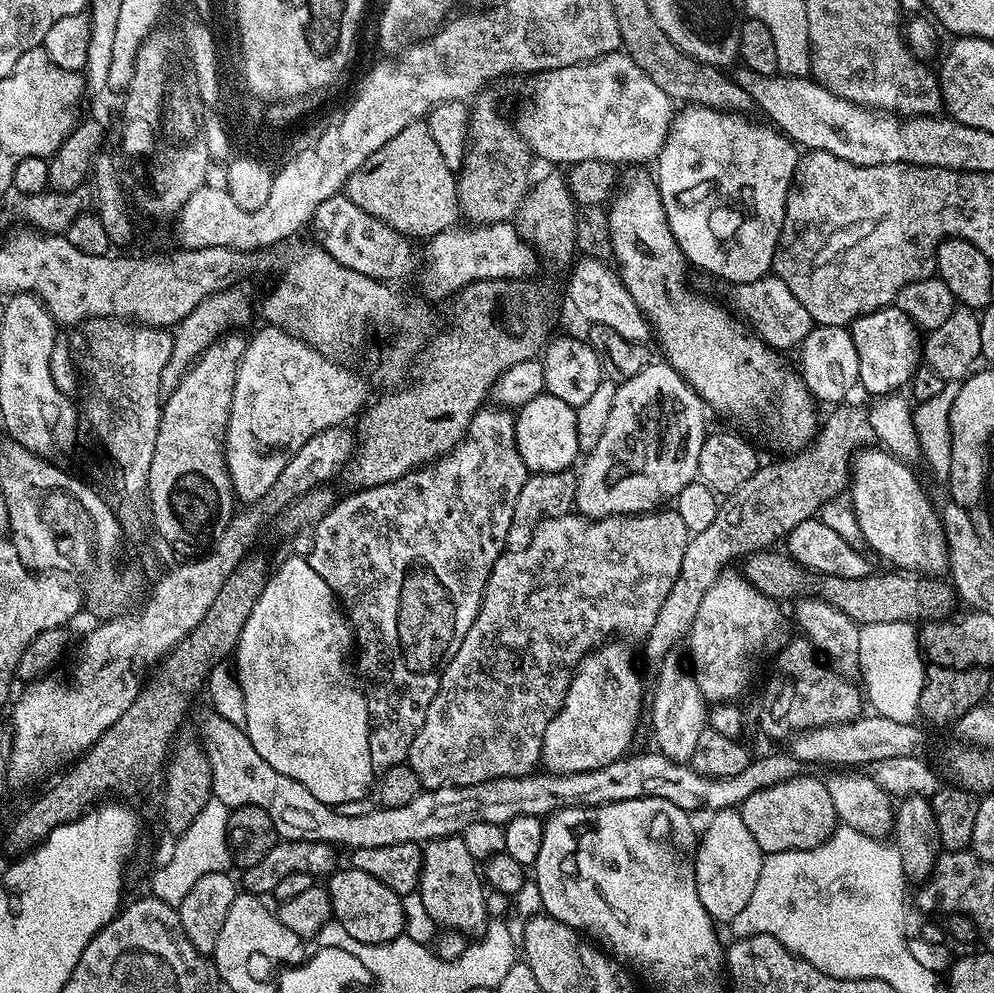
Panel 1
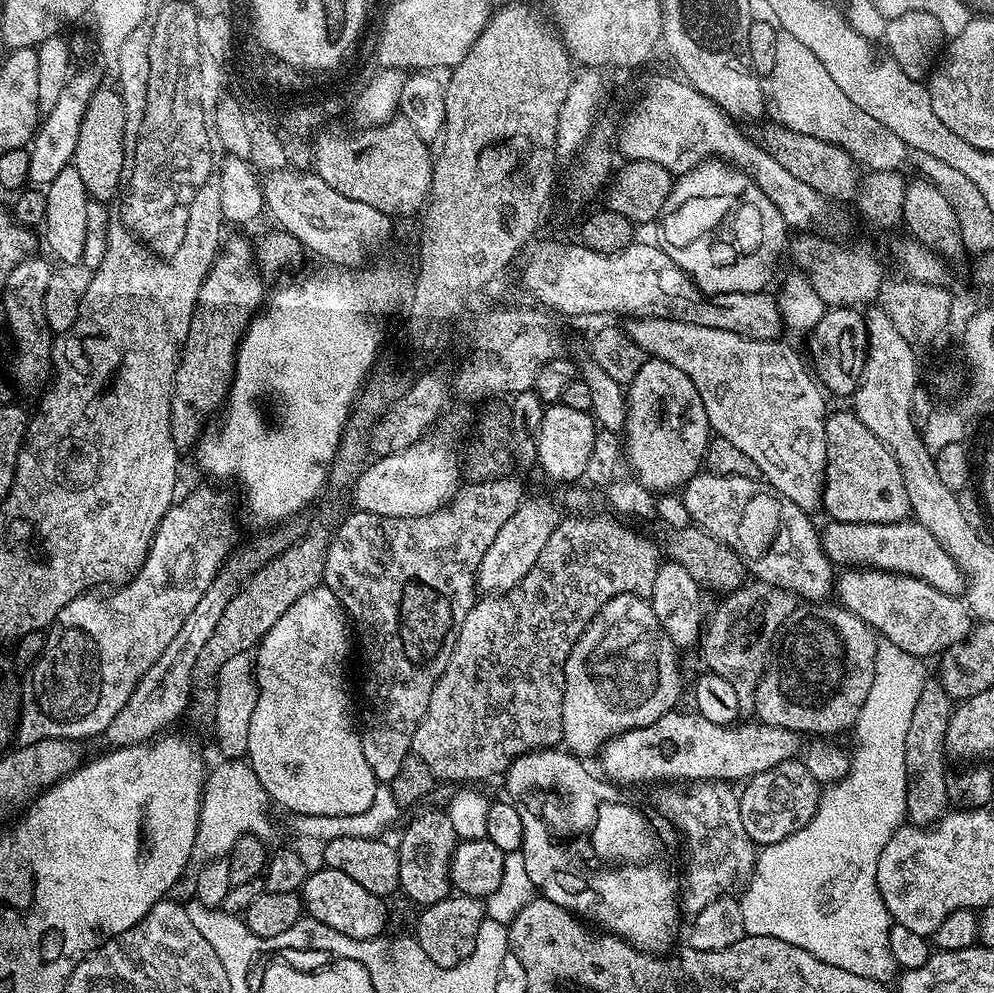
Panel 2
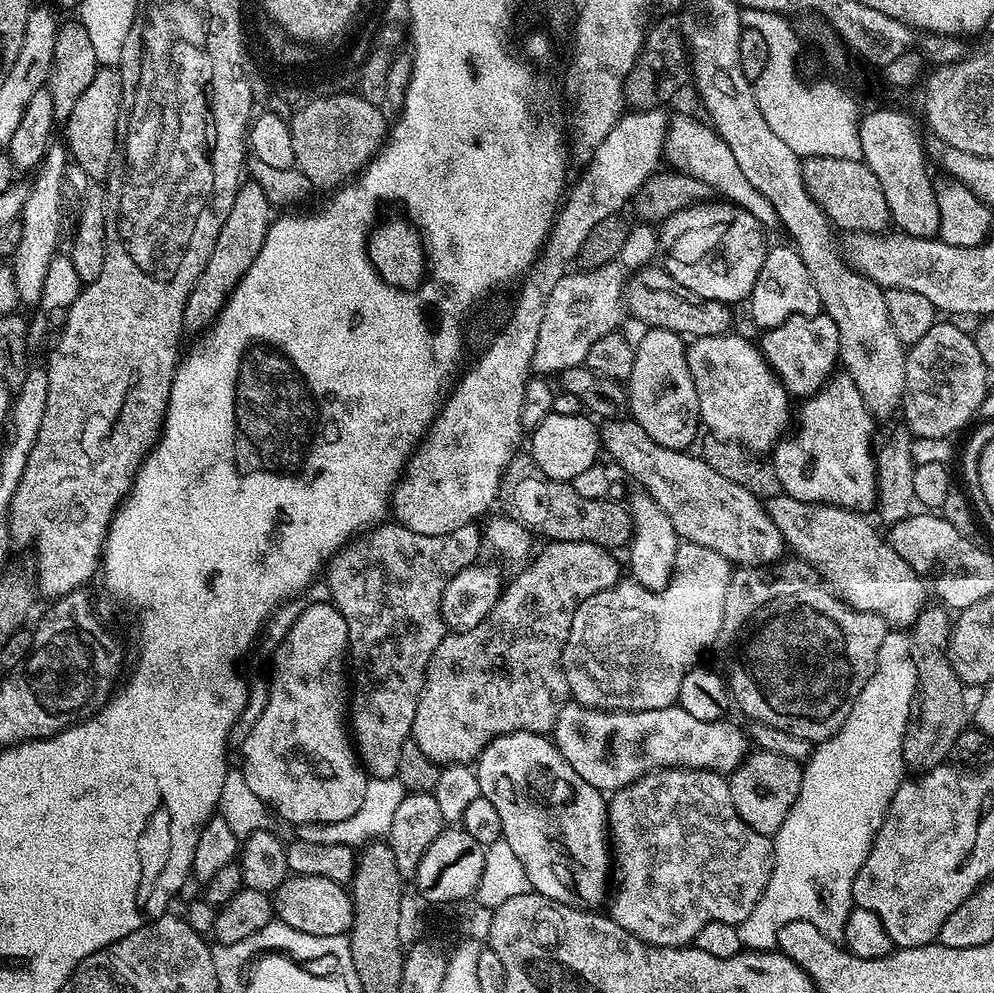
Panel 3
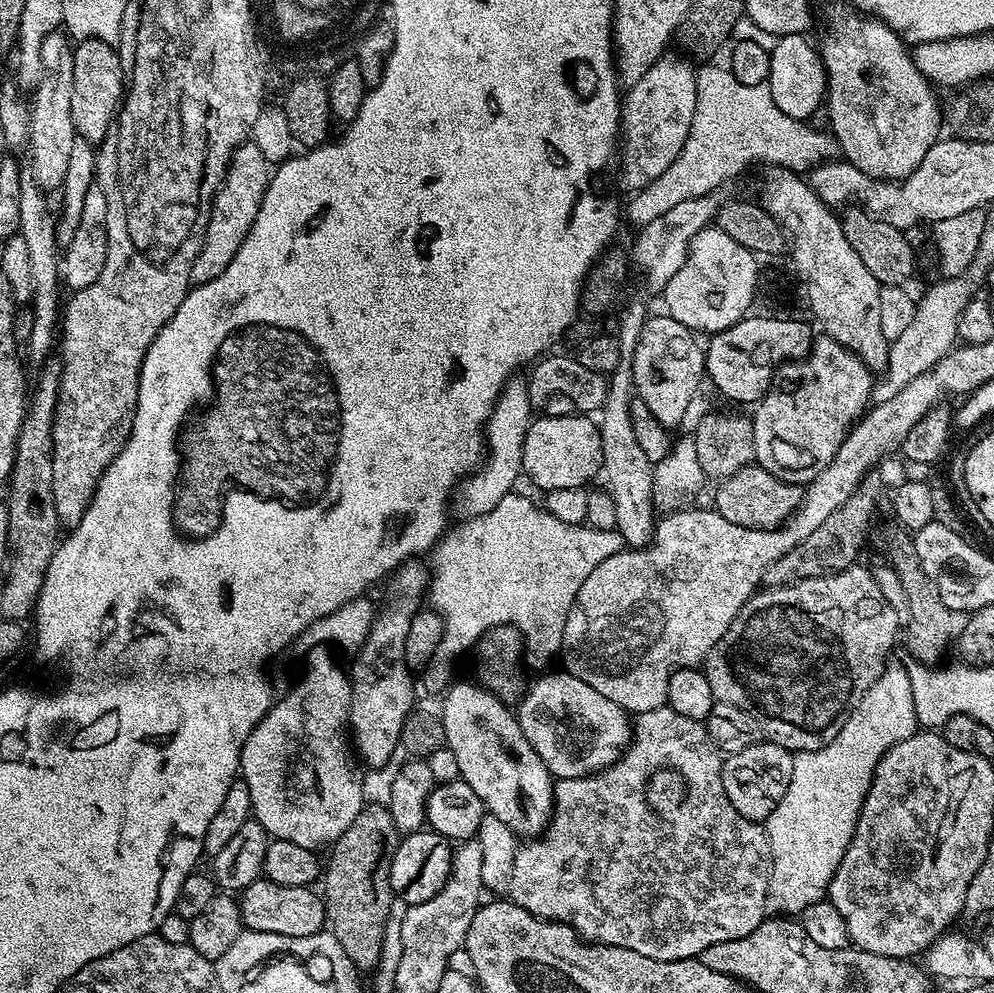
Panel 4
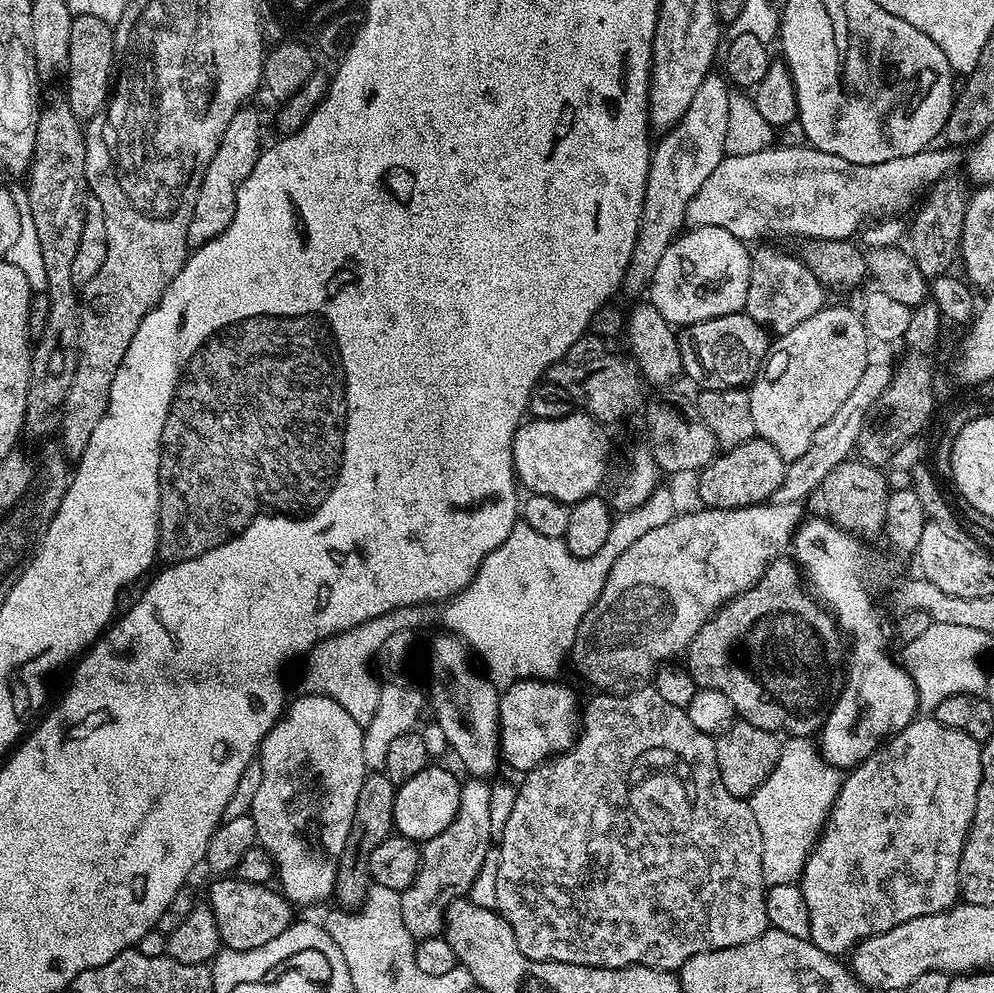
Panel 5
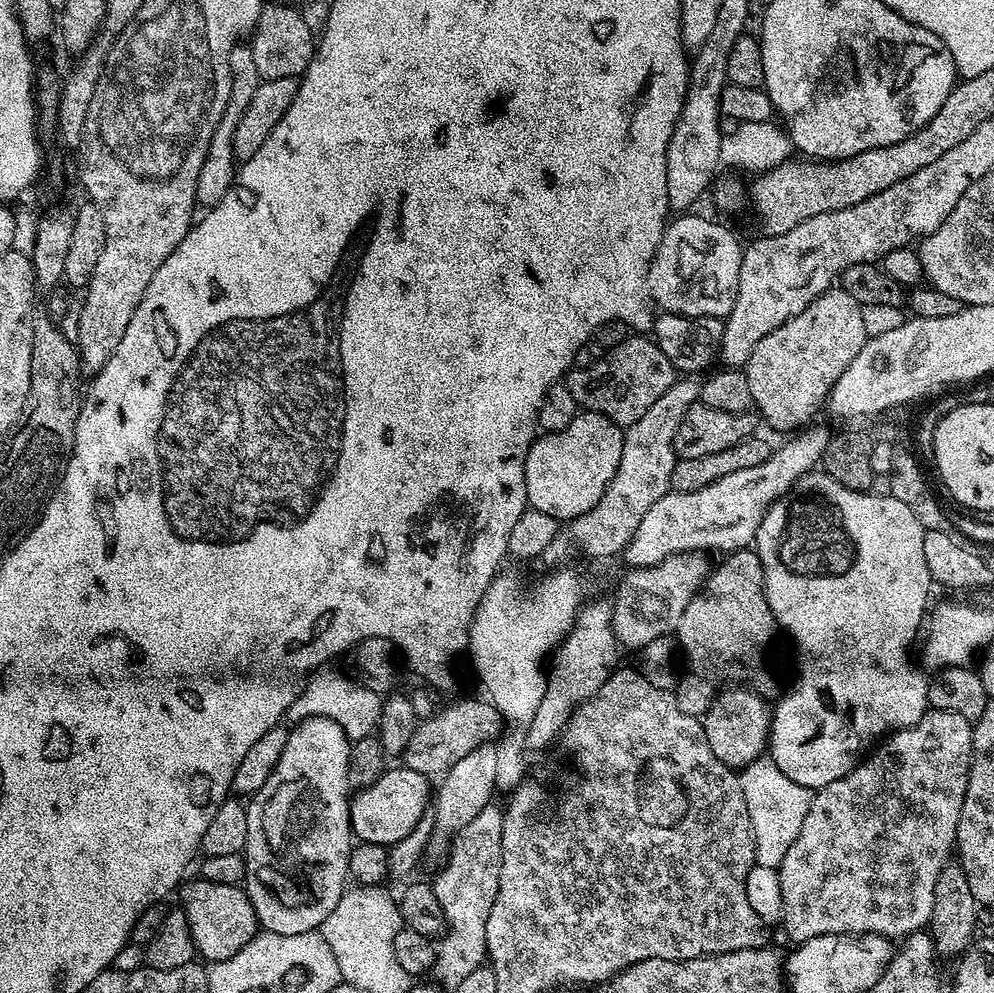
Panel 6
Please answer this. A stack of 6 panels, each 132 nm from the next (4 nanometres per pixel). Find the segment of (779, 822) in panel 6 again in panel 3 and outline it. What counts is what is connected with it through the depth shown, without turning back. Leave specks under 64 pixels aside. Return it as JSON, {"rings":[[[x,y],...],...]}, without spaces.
{"rings":[[[890,630],[878,650],[876,673],[870,682],[866,682],[866,686],[862,686],[862,694],[858,694],[846,722],[830,739],[819,741],[803,765],[804,777],[798,798],[774,837],[772,876],[750,918],[736,928],[736,934],[745,949],[769,951],[776,944],[779,928],[796,919],[812,922],[818,930],[832,938],[843,933],[844,924],[854,909],[854,878],[858,870],[862,870],[862,862],[866,862],[870,854],[890,802],[906,776],[902,754],[903,736],[908,719],[912,717],[916,691],[917,674],[911,657],[909,633]]]}

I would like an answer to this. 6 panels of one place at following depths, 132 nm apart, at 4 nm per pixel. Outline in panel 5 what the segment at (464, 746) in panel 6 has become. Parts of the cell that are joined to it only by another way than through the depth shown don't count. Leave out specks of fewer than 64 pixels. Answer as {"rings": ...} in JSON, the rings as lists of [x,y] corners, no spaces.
{"rings":[[[515,680],[500,697],[500,754],[503,763],[508,763],[519,774],[527,774],[550,760],[567,752],[576,742],[582,727],[582,708],[576,705],[576,696],[564,684],[551,680]]]}

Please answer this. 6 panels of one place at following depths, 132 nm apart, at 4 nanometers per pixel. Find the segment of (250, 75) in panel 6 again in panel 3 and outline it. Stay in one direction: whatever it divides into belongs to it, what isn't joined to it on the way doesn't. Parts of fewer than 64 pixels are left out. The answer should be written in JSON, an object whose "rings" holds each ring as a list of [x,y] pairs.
{"rings":[[[255,182],[241,183],[234,206],[230,206],[230,214],[226,214],[222,230],[218,230],[218,242],[214,242],[214,250],[210,250],[210,262],[206,262],[202,274],[198,274],[198,282],[194,282],[194,290],[190,290],[190,298],[186,298],[185,333],[203,333],[220,315],[228,295],[236,289],[236,283],[246,274],[246,270],[250,270],[254,258],[258,258],[258,250],[262,250],[266,242],[268,225],[273,219],[274,205],[267,200],[262,186]]]}

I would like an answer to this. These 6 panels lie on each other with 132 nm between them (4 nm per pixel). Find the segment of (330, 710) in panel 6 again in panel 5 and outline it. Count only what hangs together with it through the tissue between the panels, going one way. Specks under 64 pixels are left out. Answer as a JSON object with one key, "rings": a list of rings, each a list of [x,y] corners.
{"rings":[[[413,606],[411,608],[396,608],[393,612],[387,612],[386,614],[382,614],[378,618],[370,618],[366,622],[362,622],[358,626],[354,626],[353,628],[347,628],[344,632],[338,633],[336,636],[331,636],[330,638],[326,638],[325,640],[318,641],[315,646],[312,648],[311,652],[307,653],[306,661],[308,660],[308,665],[304,668],[304,688],[303,691],[310,696],[325,696],[326,698],[334,698],[334,702],[338,702],[338,706],[342,706],[342,710],[346,710],[346,714],[350,714],[350,718],[354,718],[354,722],[358,722],[362,726],[367,725],[371,722],[371,719],[374,717],[374,712],[378,709],[378,698],[379,698],[379,690],[381,688],[381,681],[375,680],[372,677],[372,670],[374,674],[374,668],[371,668],[371,664],[374,664],[374,661],[377,659],[377,652],[379,648],[382,646],[382,642],[386,641],[386,638],[389,638],[390,634],[394,634],[395,631],[402,631],[404,629],[411,629],[414,624],[418,623],[420,620],[420,612],[421,609],[419,607]]]}

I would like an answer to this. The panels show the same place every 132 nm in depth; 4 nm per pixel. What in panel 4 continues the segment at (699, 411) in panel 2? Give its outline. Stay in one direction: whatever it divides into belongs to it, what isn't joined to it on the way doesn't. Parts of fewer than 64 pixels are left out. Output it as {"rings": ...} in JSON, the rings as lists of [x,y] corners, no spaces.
{"rings":[[[649,315],[644,329],[638,338],[636,356],[638,368],[633,374],[635,395],[646,404],[650,414],[662,427],[674,430],[684,420],[696,391],[700,388],[700,379],[705,379],[704,348],[699,344],[697,333],[682,326],[675,315]]]}

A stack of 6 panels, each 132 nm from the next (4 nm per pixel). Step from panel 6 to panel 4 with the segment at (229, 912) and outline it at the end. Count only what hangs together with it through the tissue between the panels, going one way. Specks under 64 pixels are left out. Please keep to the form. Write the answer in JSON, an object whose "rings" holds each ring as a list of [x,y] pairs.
{"rings":[[[258,879],[239,893],[241,925],[249,932],[282,934],[290,938],[306,938],[325,927],[324,902],[319,895],[312,893],[311,887],[278,886],[278,882]]]}

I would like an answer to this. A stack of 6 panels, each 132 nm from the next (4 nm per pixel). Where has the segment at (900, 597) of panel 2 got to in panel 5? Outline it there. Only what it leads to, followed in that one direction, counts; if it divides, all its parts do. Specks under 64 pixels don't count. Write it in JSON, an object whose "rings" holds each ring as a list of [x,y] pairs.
{"rings":[[[759,438],[747,440],[742,446],[721,451],[700,469],[700,481],[696,484],[699,503],[706,508],[748,508],[751,504],[763,504],[775,497],[786,473],[788,464],[770,442]]]}

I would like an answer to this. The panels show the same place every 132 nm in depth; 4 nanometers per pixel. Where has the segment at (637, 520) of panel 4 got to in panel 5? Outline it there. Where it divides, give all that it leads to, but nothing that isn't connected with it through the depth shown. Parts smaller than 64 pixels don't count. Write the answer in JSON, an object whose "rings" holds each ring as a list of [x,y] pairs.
{"rings":[[[710,72],[702,80],[702,85],[698,86],[686,114],[679,119],[675,127],[667,129],[660,142],[658,140],[655,143],[649,160],[639,234],[630,265],[624,275],[622,286],[625,293],[638,294],[651,285],[654,271],[662,264],[662,255],[685,225],[686,206],[714,172],[718,162],[724,159],[731,97],[727,79],[721,73]]]}

